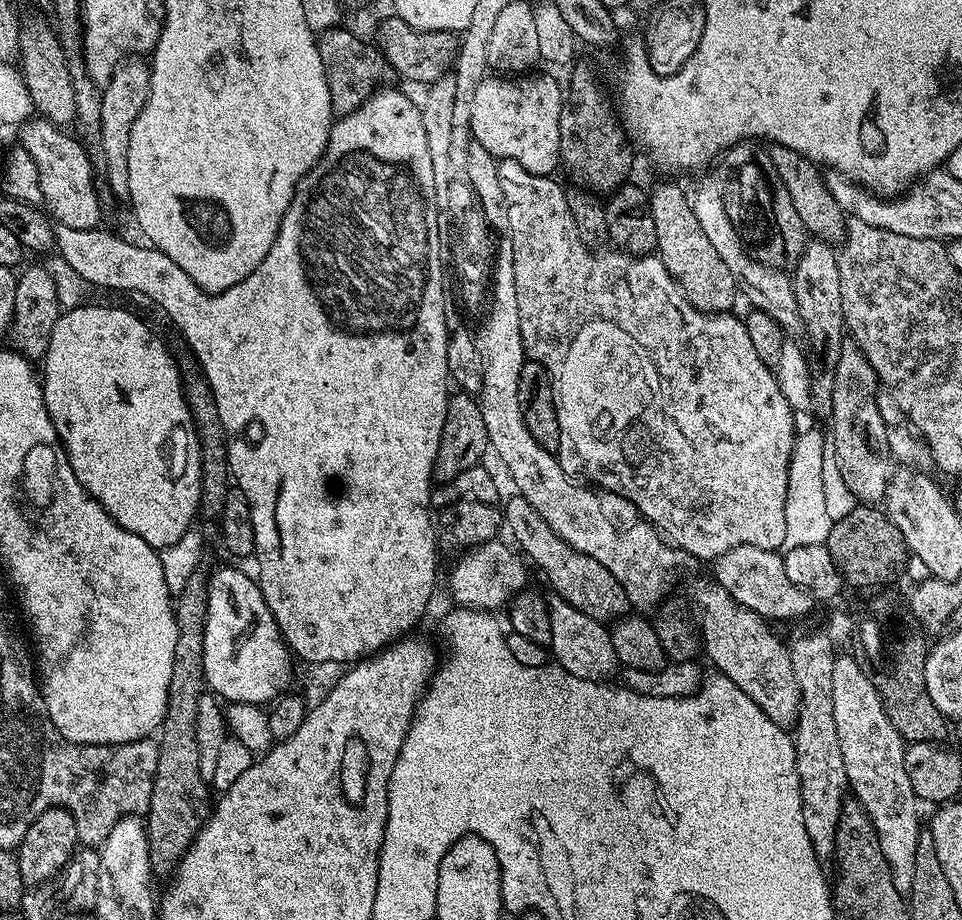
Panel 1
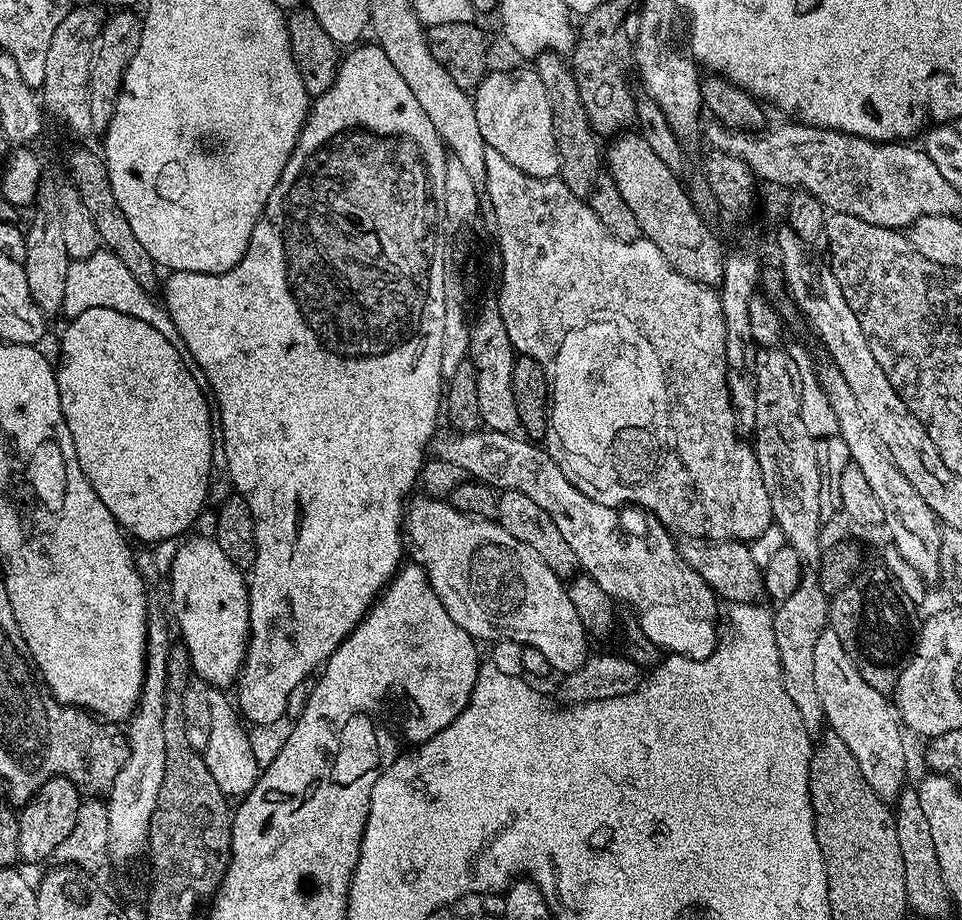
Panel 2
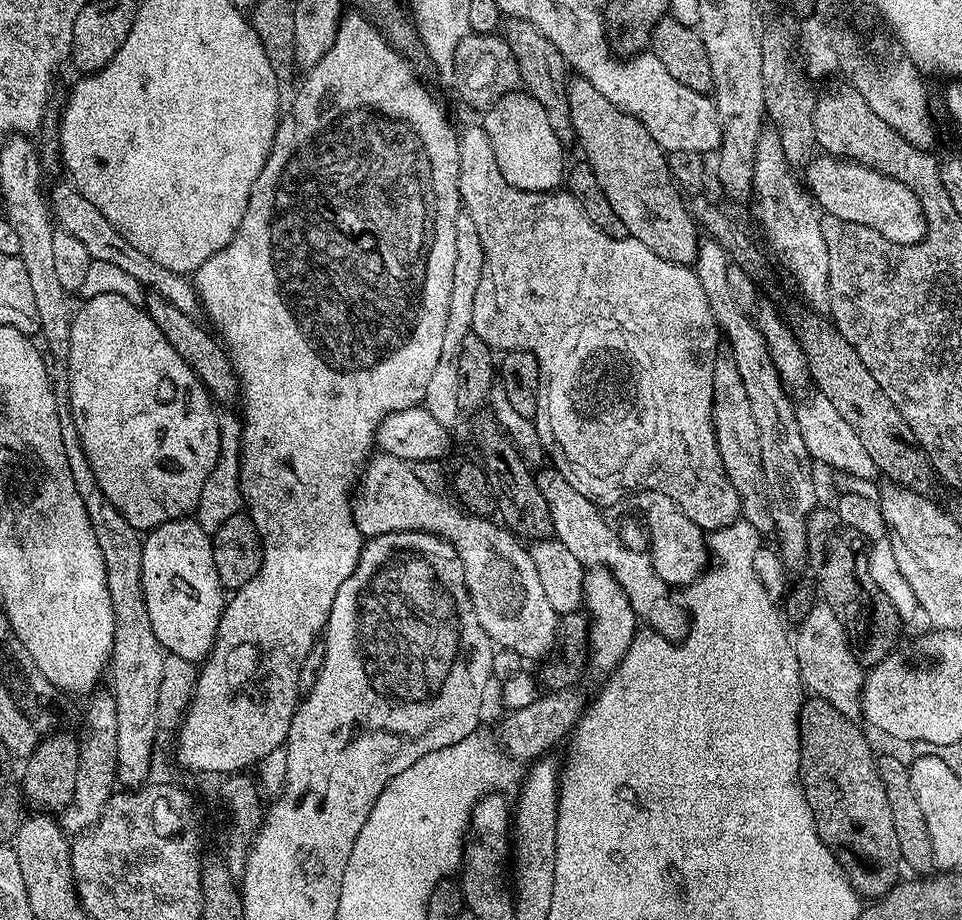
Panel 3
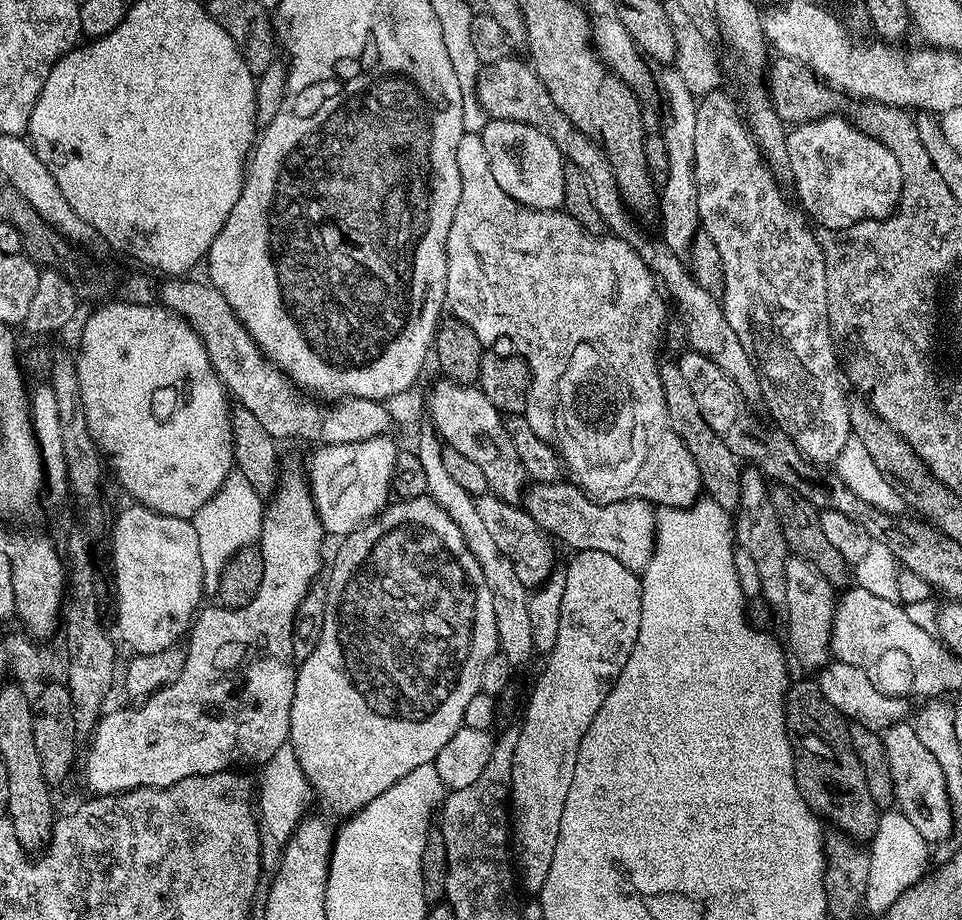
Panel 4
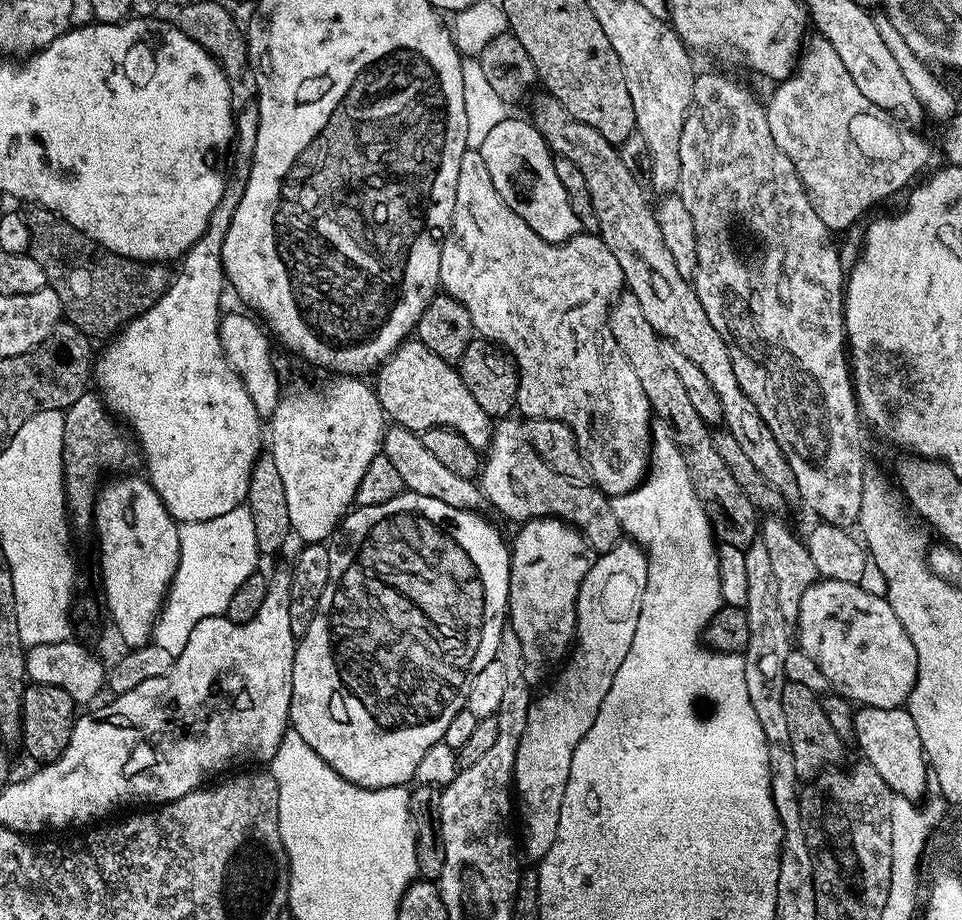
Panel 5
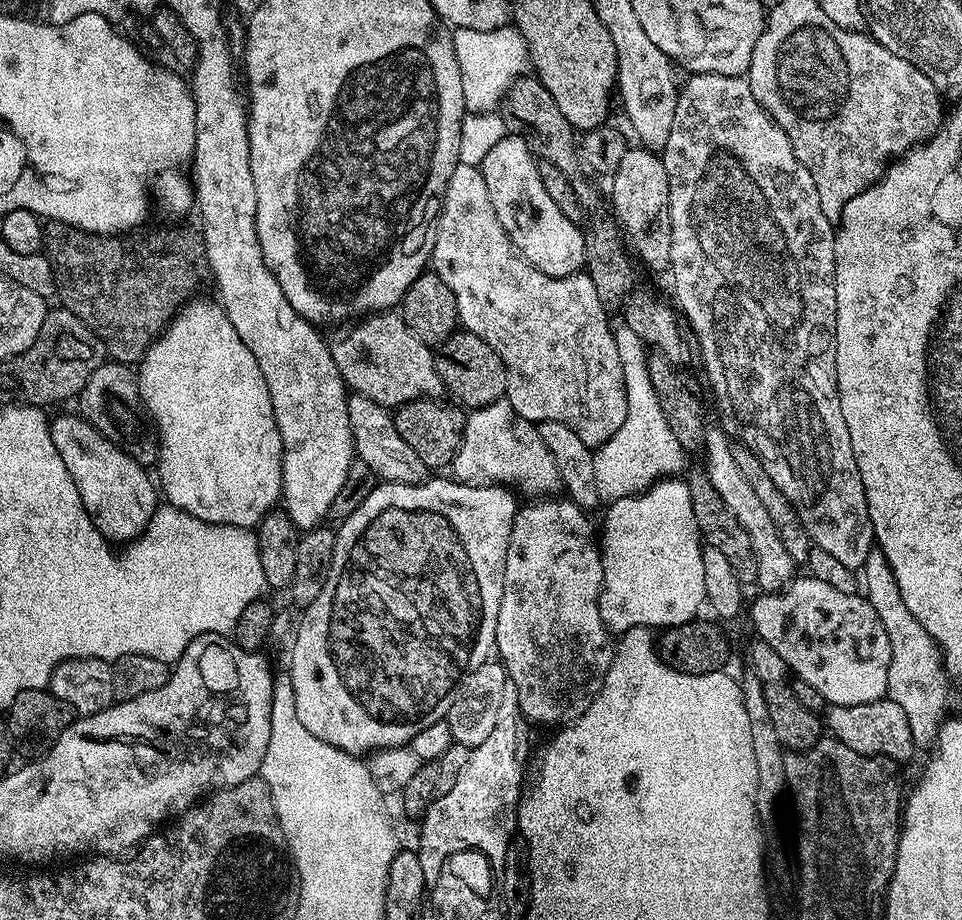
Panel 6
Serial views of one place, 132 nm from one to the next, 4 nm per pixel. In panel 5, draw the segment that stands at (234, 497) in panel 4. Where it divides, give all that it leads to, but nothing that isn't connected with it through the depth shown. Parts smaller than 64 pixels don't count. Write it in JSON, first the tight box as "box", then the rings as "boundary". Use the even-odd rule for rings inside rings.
{"box":[154,506,262,658],"boundary":[[[246,506],[230,510],[230,514],[222,514],[222,518],[180,524],[179,529],[178,566],[154,625],[155,644],[162,646],[162,650],[170,650],[173,658],[182,654],[190,630],[194,630],[202,618],[227,613],[230,598],[234,598],[235,591],[246,578],[258,571],[259,564],[256,563],[262,560],[258,538],[254,538],[254,518]]]}

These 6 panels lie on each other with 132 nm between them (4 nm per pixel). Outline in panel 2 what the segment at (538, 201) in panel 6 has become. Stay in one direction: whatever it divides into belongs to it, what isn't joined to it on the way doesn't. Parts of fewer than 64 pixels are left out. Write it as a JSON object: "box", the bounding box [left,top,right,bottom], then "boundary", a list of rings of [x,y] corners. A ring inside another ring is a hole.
{"box":[474,67,560,180],"boundary":[[[535,67],[504,68],[501,72],[489,71],[484,81],[474,90],[474,103],[478,114],[478,127],[482,130],[482,138],[488,147],[498,150],[510,166],[518,166],[522,174],[530,174],[534,178],[551,180],[559,177],[560,159],[558,146],[554,146],[554,125],[550,119],[550,102],[546,98],[546,86],[542,86],[542,78],[538,78]]]}

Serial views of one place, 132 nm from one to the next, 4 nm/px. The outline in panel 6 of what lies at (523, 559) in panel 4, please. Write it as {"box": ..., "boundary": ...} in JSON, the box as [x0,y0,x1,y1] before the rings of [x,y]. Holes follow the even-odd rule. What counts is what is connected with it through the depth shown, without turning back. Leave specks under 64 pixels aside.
{"box":[348,394,430,484],"boundary":[[[352,394],[348,398],[348,417],[352,447],[359,463],[370,466],[370,470],[381,481],[390,484],[418,484],[429,475],[430,470],[422,462],[422,458],[418,458],[414,449],[403,441],[402,434],[398,434],[392,421],[393,413],[389,409],[370,398]]]}

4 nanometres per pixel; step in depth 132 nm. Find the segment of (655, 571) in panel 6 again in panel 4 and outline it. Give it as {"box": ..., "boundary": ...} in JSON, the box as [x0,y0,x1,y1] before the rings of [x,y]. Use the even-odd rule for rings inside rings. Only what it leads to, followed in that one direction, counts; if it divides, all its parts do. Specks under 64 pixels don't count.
{"box":[510,550,642,894],"boundary":[[[602,550],[576,552],[569,562],[568,569],[562,572],[564,593],[562,610],[558,622],[558,638],[547,653],[544,669],[528,696],[528,705],[524,708],[524,721],[518,724],[520,733],[514,746],[512,763],[512,787],[510,789],[510,847],[514,857],[514,872],[518,884],[532,894],[538,894],[550,874],[550,862],[554,862],[554,846],[558,846],[558,830],[562,822],[562,809],[566,806],[566,794],[570,794],[570,782],[574,782],[574,766],[578,762],[578,750],[594,714],[602,710],[606,694],[614,686],[634,642],[638,638],[638,626],[642,614],[641,577],[626,570],[618,558],[602,554]]]}

